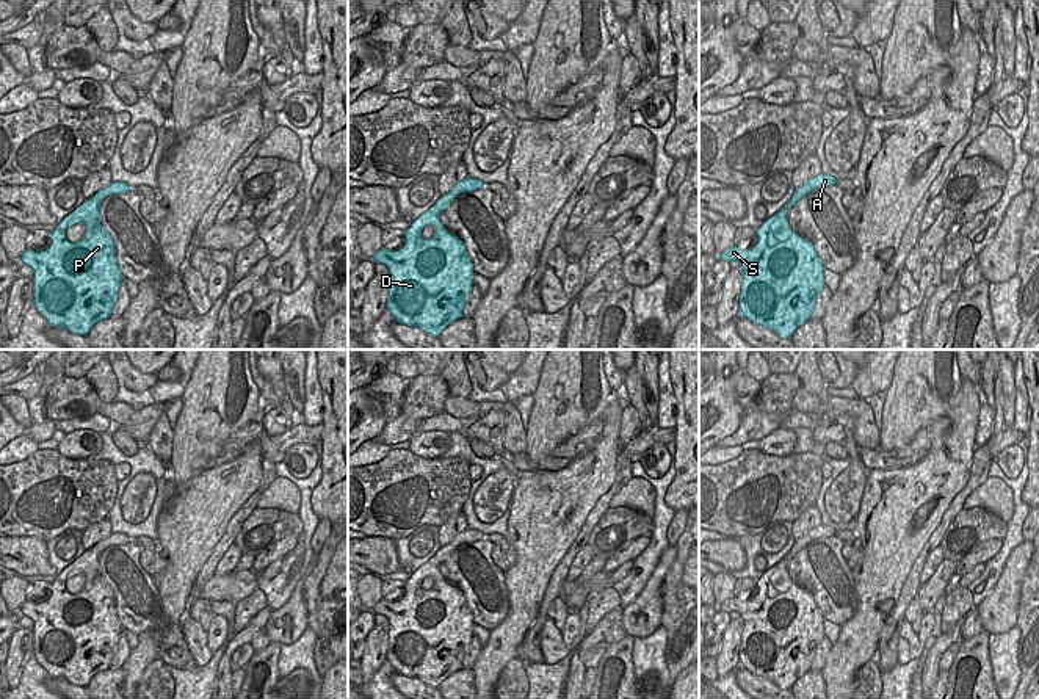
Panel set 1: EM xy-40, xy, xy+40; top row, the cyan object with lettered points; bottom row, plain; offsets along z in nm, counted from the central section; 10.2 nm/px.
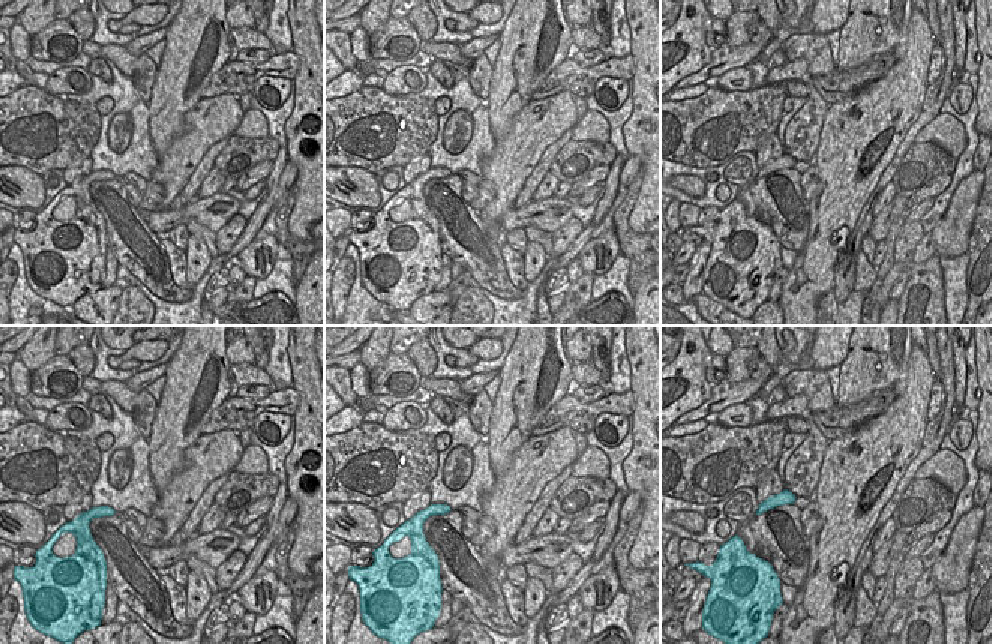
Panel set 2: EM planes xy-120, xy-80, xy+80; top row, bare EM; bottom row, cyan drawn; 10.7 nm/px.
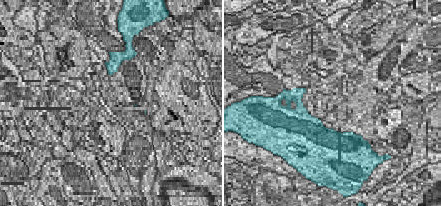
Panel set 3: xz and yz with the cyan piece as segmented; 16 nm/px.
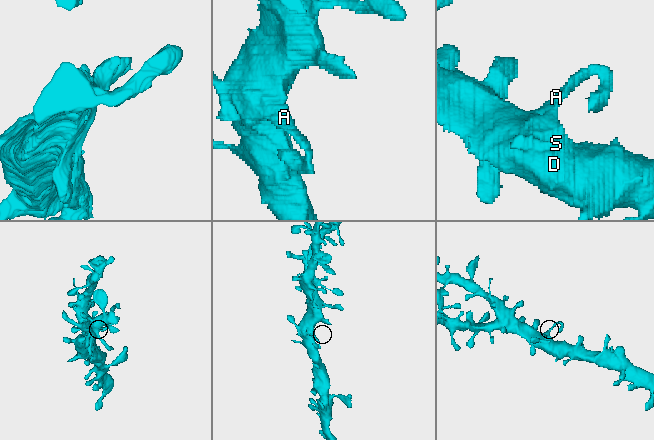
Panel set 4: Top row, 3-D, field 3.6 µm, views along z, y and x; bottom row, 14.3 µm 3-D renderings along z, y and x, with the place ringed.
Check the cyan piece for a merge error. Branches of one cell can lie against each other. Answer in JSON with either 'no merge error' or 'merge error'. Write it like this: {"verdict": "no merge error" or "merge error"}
{"verdict": "no merge error"}

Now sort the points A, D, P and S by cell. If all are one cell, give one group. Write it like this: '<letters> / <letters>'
A D P S

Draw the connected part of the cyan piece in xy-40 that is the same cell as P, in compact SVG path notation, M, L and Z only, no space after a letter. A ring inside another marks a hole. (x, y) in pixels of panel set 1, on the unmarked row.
M111 533L63 569L58 578L50 583L50 597L45 602L25 600L19 610L20 616L28 616L34 624L34 658L49 677L66 679L72 685L86 688L96 674L110 669L124 628L118 618L114 594L100 575L99 555L107 547L124 545L130 541L124 533ZM80 572L86 578L85 588L78 594L67 592L66 580Z

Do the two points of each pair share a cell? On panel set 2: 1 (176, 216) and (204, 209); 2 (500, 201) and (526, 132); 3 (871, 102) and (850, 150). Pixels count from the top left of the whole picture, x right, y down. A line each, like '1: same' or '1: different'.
1: same
2: same
3: same

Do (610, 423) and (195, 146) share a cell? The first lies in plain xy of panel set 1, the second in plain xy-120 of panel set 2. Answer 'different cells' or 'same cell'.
same cell

